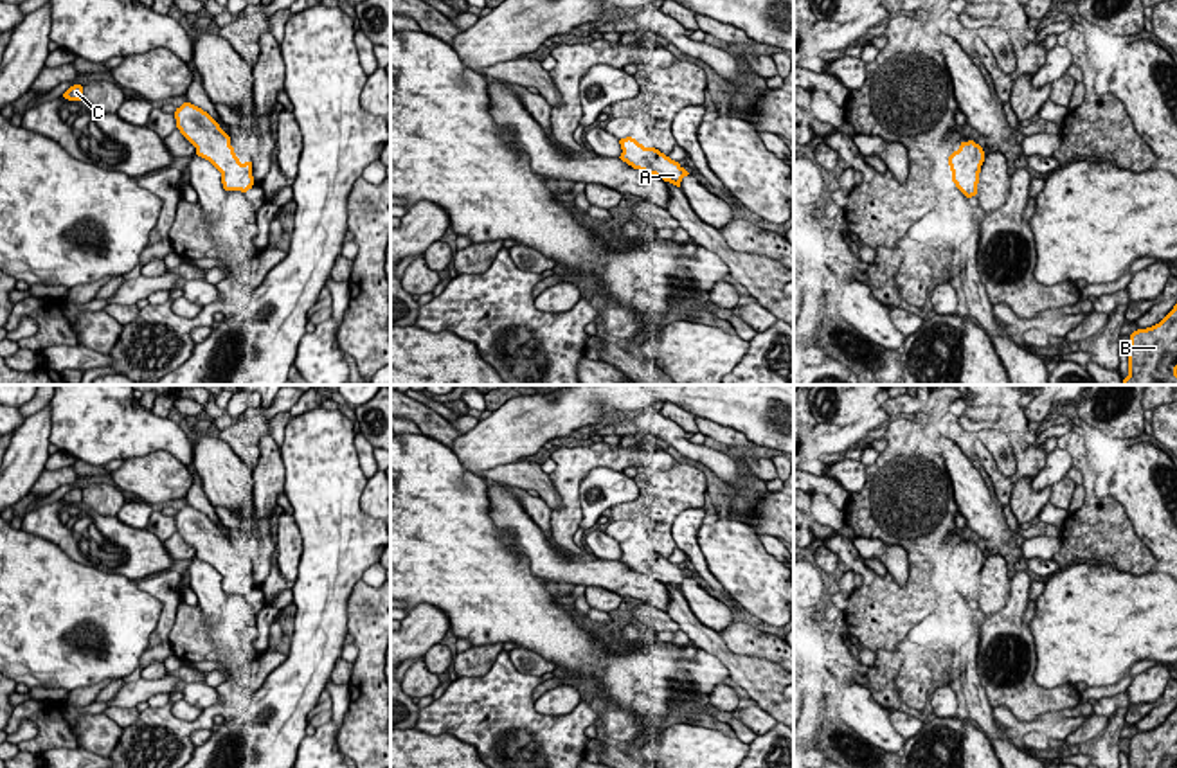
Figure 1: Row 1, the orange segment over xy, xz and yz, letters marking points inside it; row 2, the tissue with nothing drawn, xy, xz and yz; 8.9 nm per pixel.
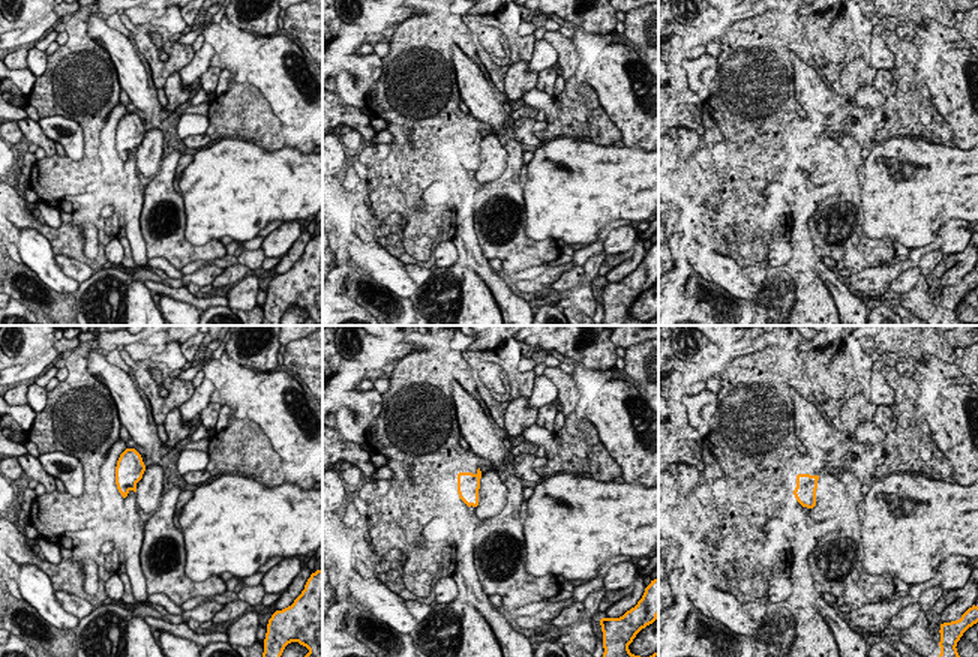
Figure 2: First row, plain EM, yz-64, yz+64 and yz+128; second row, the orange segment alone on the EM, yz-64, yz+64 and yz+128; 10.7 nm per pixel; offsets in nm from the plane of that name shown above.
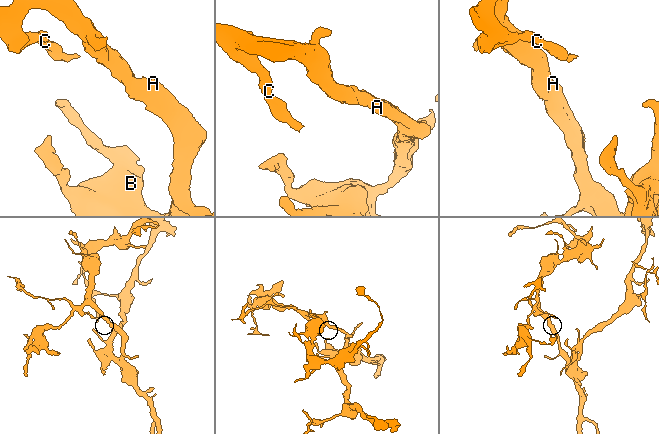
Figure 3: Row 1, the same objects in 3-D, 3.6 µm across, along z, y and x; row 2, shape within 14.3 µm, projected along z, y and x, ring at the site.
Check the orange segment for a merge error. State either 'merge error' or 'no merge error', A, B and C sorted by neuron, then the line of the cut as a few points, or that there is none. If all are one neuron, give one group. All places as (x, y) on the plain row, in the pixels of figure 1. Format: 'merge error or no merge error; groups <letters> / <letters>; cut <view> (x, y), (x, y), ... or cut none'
no merge error; groups A B C; cut none

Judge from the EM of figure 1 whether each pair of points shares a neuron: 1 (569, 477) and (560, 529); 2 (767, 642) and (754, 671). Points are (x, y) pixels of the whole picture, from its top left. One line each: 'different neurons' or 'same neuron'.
1: same neuron
2: different neurons

